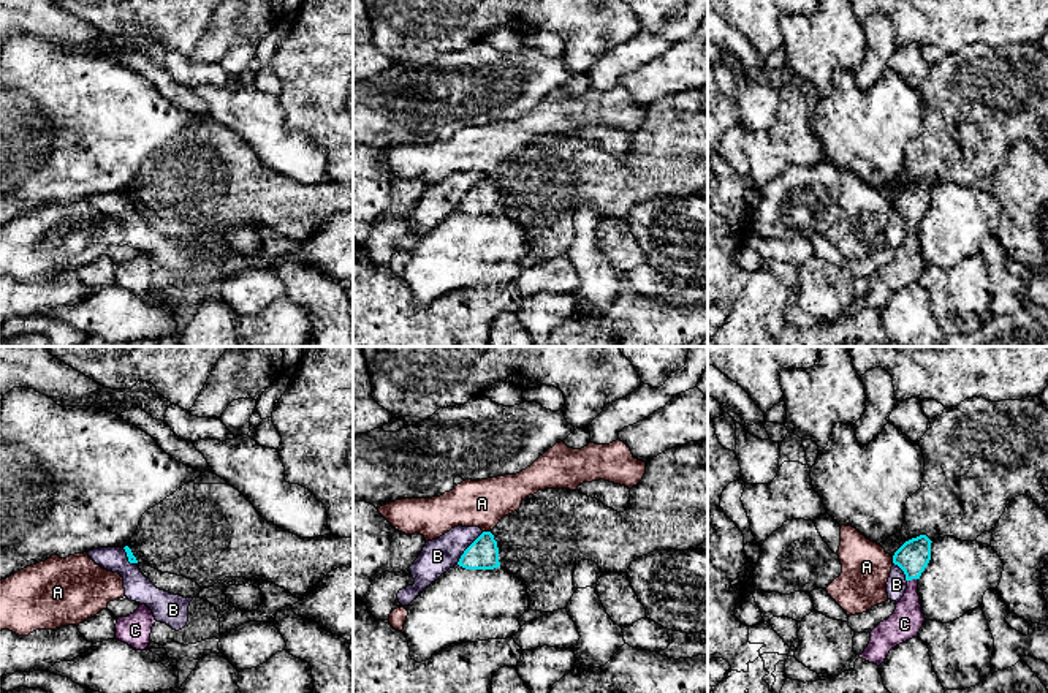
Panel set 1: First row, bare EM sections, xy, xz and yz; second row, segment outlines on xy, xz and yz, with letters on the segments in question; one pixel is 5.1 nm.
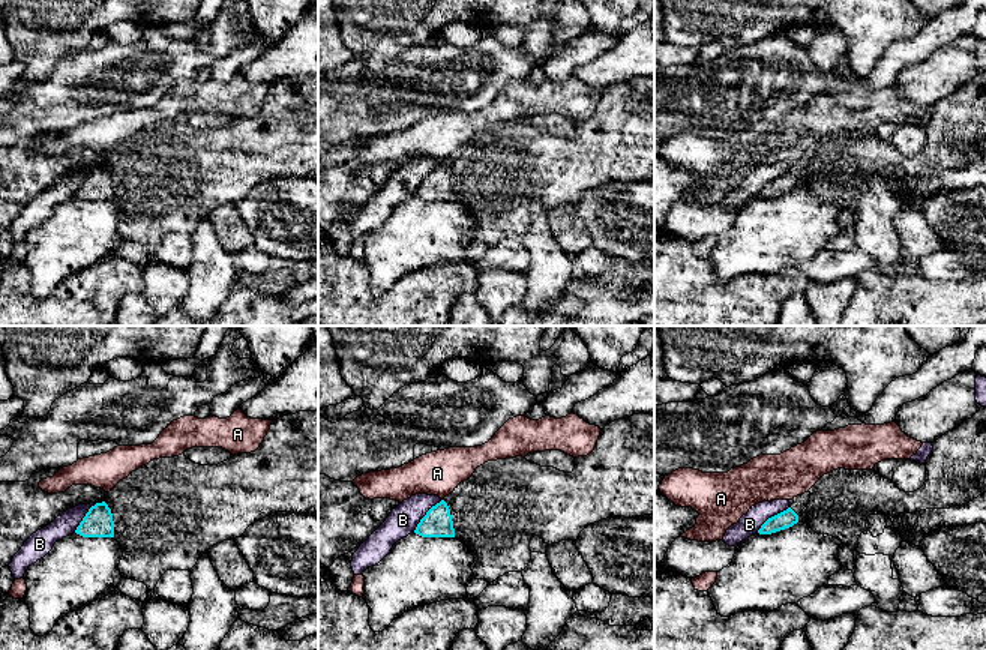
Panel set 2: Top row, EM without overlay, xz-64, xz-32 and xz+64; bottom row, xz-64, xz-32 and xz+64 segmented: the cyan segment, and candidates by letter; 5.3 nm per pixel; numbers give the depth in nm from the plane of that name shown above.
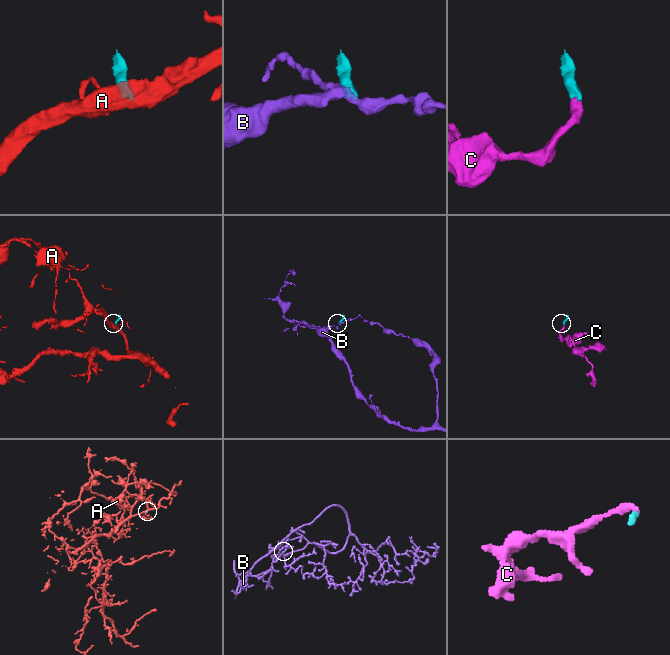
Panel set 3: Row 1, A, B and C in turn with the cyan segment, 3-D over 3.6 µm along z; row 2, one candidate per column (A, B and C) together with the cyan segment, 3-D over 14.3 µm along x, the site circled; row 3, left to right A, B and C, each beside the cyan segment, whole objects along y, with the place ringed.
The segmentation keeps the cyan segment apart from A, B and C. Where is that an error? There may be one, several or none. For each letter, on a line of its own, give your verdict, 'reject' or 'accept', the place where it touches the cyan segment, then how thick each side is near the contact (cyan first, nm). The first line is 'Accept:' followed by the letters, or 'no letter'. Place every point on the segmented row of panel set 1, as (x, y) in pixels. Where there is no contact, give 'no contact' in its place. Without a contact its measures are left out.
Accept: C
A: reject; contact xz (486, 532); calibres 160 and 240 nm
B: reject; contact xz (467, 548); calibres 160 and 170 nm
C: accept; contact yz (912, 578); calibres 170 and 160 nm

